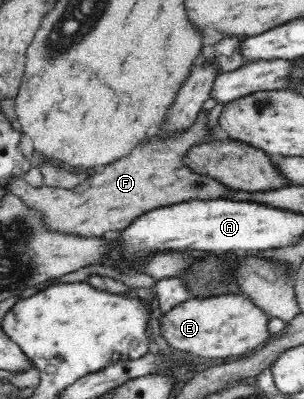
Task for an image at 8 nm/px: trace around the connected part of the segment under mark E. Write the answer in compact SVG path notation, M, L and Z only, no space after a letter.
M223 294L205 299L189 298L159 317L161 336L169 349L177 349L197 357L228 359L247 353L249 349L269 340L267 333L269 317L253 305L244 294Z

